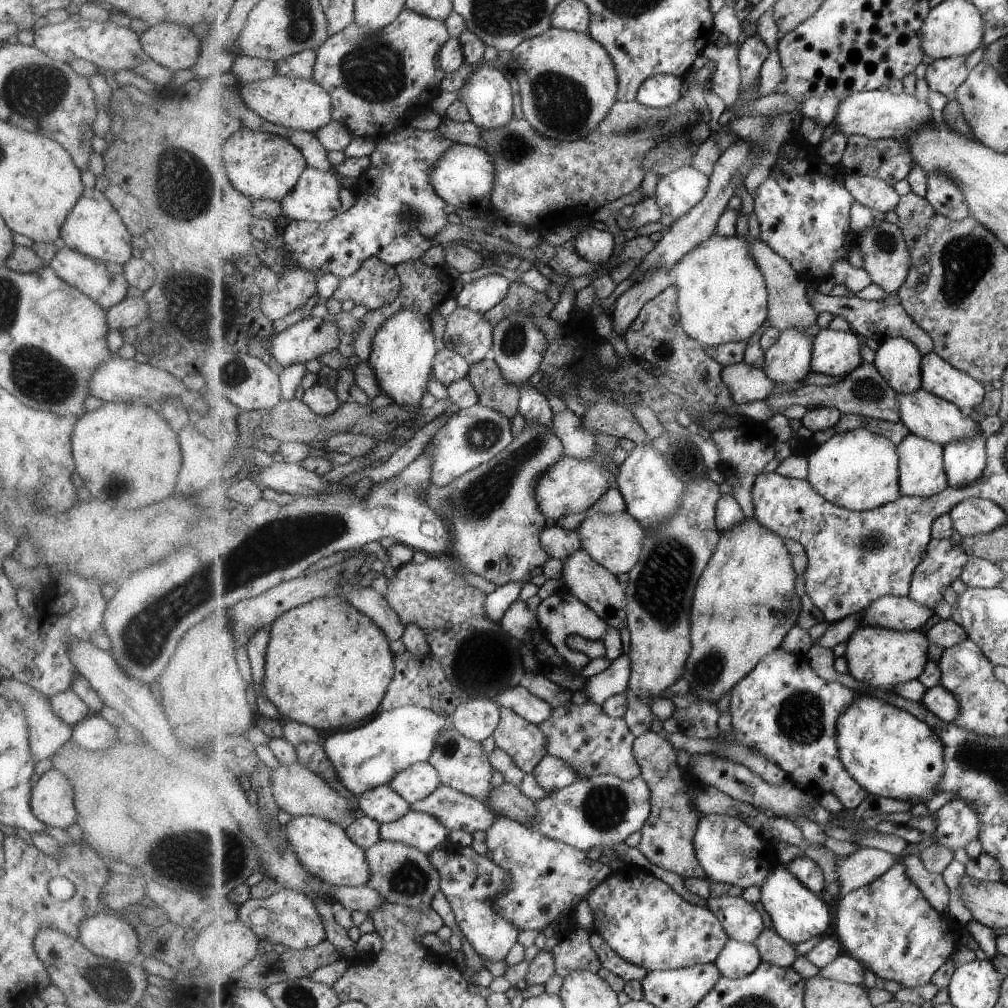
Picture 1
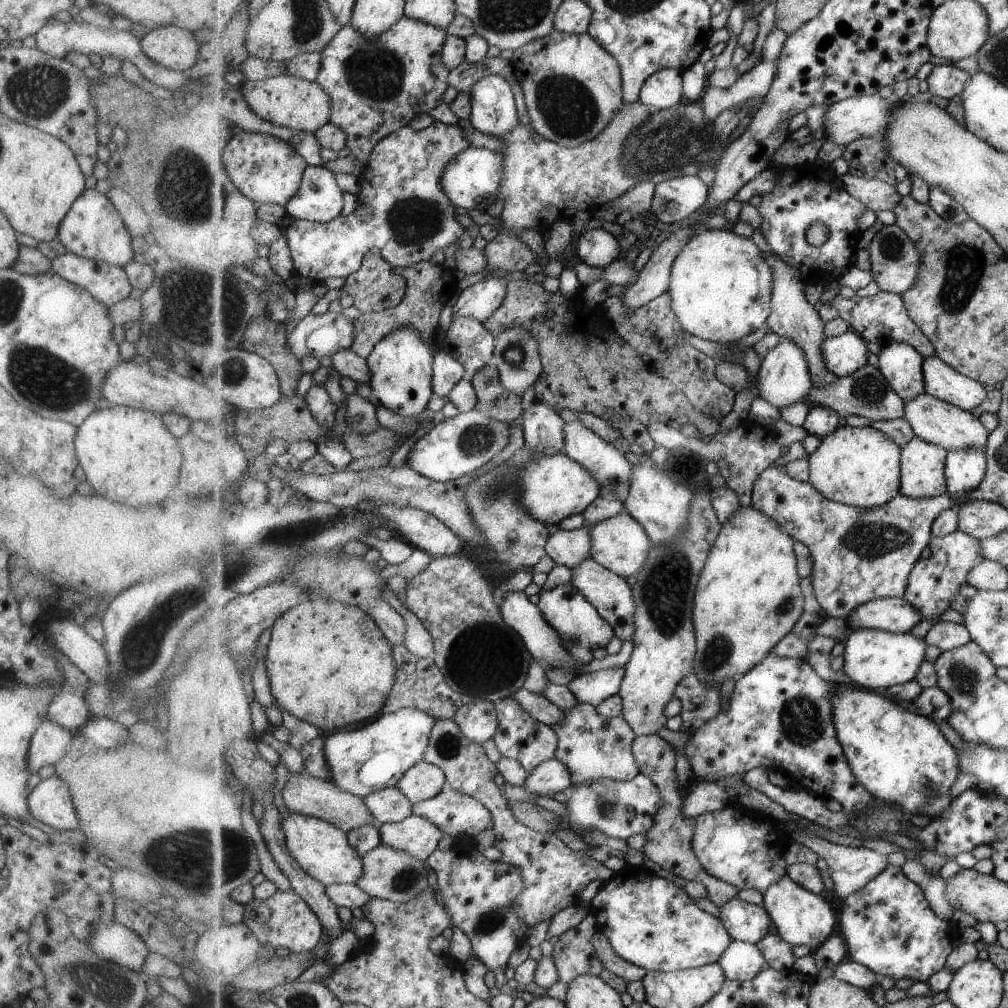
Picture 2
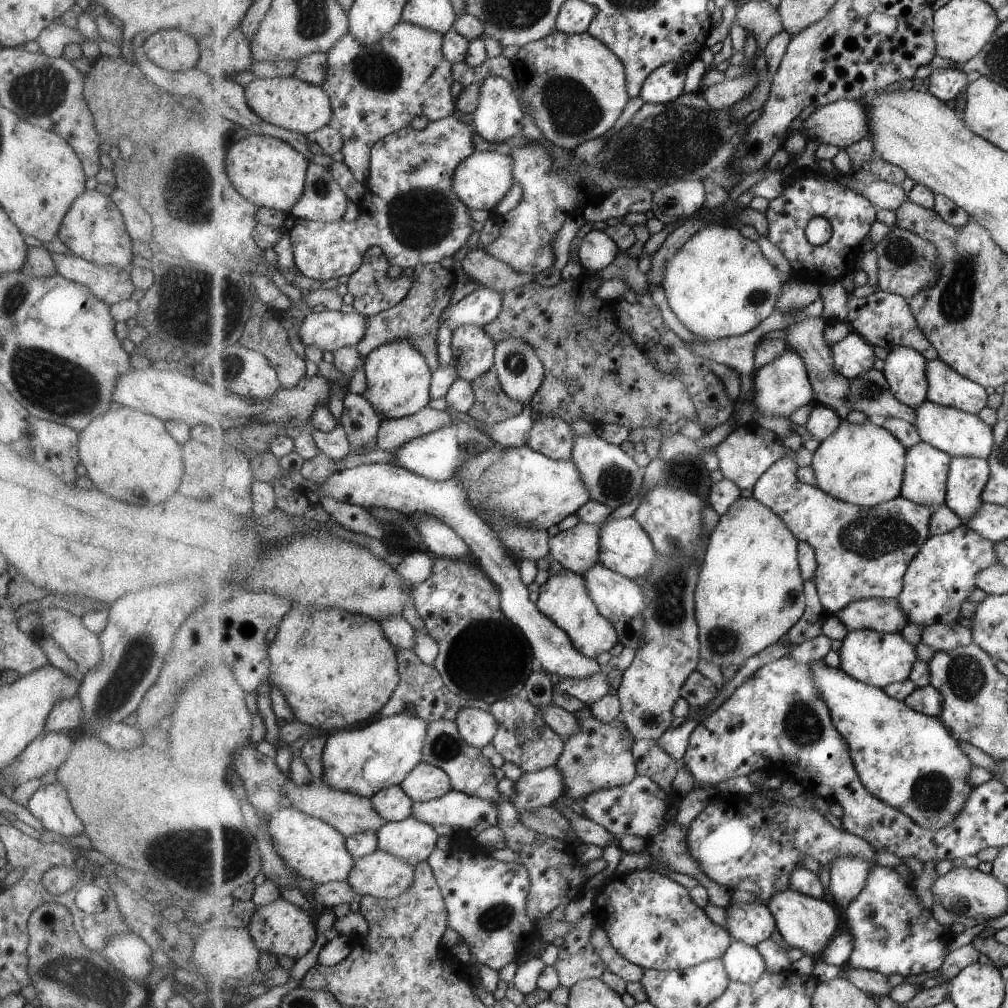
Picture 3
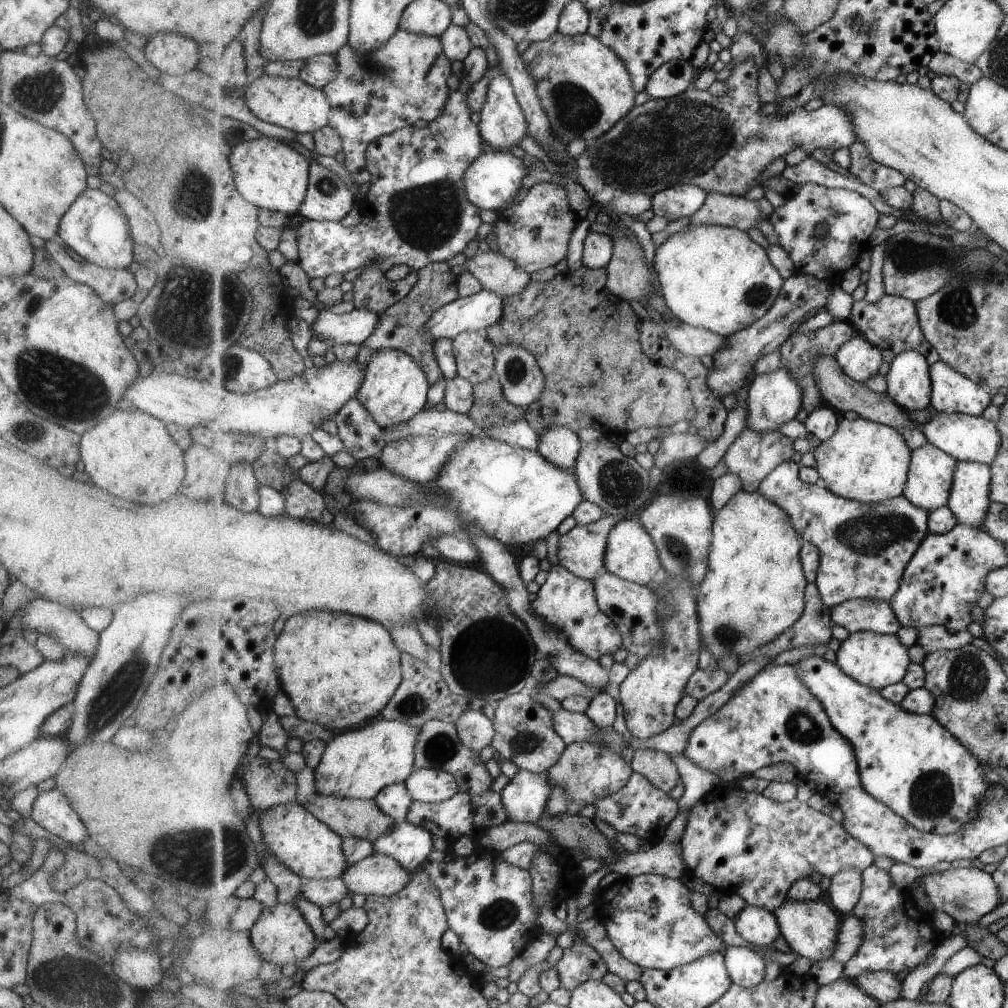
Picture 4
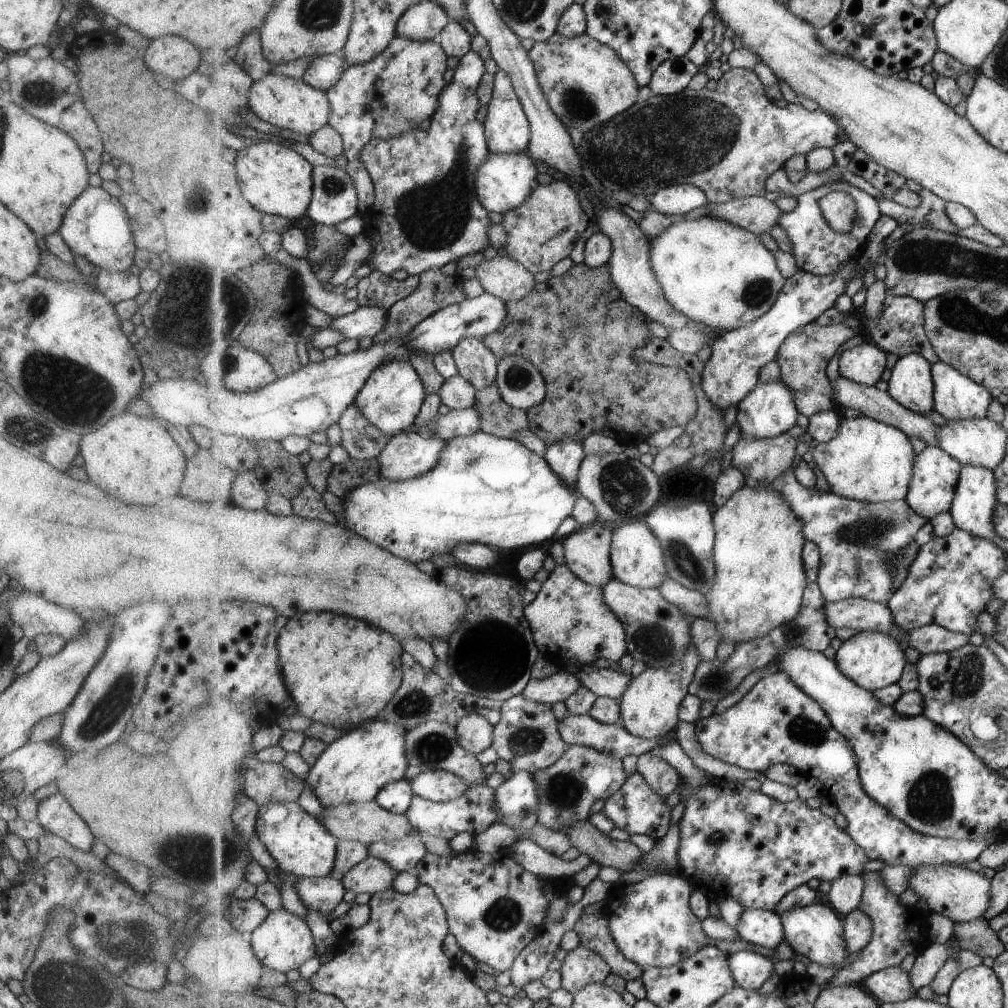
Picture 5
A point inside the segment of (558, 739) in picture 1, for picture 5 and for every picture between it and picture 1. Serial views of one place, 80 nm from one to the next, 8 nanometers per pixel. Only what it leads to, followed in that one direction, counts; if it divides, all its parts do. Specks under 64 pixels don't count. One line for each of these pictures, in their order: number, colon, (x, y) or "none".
2: (592, 746)
3: (601, 755)
4: (589, 770)
5: (570, 787)

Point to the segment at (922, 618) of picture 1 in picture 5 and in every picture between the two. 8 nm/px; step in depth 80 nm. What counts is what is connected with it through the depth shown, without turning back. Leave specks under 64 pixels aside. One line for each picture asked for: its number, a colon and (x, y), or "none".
2: (895, 614)
3: (884, 615)
4: (864, 614)
5: (862, 615)

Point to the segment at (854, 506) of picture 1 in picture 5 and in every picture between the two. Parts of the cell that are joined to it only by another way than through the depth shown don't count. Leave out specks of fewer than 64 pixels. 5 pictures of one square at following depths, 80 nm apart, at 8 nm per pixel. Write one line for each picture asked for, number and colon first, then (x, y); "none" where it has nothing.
2: (861, 467)
3: (864, 464)
4: (866, 461)
5: (871, 461)

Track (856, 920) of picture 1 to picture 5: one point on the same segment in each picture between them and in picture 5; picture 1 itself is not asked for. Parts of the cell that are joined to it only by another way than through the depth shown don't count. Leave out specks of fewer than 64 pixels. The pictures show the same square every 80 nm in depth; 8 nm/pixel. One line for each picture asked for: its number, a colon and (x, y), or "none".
2: (889, 926)
3: (893, 934)
4: (897, 936)
5: (892, 942)

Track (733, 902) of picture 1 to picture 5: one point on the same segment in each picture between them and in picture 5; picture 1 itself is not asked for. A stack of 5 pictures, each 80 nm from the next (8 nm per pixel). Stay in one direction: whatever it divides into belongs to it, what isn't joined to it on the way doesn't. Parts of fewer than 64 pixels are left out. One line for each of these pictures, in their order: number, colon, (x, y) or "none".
2: (744, 921)
3: (752, 923)
4: (760, 926)
5: (765, 928)

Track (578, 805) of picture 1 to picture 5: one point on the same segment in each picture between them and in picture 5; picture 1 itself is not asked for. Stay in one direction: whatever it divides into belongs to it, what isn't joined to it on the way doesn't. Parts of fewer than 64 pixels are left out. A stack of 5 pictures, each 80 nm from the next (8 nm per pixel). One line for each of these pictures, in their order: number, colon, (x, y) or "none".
2: (619, 809)
3: (642, 808)
4: (640, 808)
5: (637, 808)

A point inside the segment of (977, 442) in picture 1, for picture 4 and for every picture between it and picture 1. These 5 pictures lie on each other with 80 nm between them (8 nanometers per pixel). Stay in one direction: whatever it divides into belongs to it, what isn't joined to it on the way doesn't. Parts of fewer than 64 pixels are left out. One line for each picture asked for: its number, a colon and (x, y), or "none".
2: (966, 468)
3: (968, 476)
4: (971, 498)

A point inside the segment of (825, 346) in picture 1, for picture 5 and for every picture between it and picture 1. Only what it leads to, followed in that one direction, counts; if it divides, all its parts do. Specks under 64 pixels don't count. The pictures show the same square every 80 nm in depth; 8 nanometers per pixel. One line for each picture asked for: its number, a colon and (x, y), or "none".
2: (845, 354)
3: (854, 355)
4: (860, 359)
5: (864, 364)

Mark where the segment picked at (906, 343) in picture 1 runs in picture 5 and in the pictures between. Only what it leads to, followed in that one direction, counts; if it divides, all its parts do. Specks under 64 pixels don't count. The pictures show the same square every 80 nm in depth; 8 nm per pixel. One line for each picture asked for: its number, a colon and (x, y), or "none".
2: (902, 365)
3: (906, 369)
4: (910, 384)
5: (912, 384)

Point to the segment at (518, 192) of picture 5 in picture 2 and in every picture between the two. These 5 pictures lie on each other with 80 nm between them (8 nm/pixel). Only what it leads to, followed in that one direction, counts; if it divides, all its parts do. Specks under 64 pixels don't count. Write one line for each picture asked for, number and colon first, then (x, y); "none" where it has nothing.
2: (472, 180)
3: (482, 180)
4: (494, 179)

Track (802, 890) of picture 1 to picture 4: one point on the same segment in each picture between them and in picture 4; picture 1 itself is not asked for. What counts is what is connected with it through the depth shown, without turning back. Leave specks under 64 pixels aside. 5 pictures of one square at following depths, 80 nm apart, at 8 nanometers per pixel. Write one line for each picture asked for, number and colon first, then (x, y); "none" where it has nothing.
2: (802, 918)
3: (810, 924)
4: (812, 929)

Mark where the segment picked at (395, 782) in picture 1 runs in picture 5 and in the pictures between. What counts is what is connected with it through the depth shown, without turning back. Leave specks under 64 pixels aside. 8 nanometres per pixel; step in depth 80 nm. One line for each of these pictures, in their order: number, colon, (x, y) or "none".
2: (423, 781)
3: (427, 782)
4: (428, 785)
5: (437, 785)

